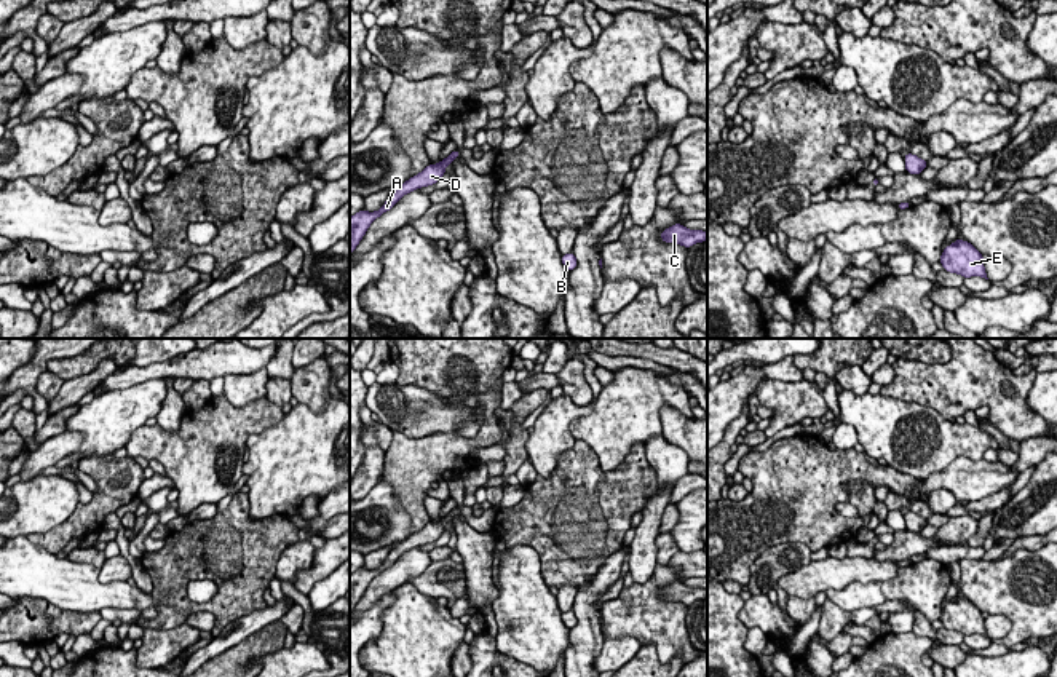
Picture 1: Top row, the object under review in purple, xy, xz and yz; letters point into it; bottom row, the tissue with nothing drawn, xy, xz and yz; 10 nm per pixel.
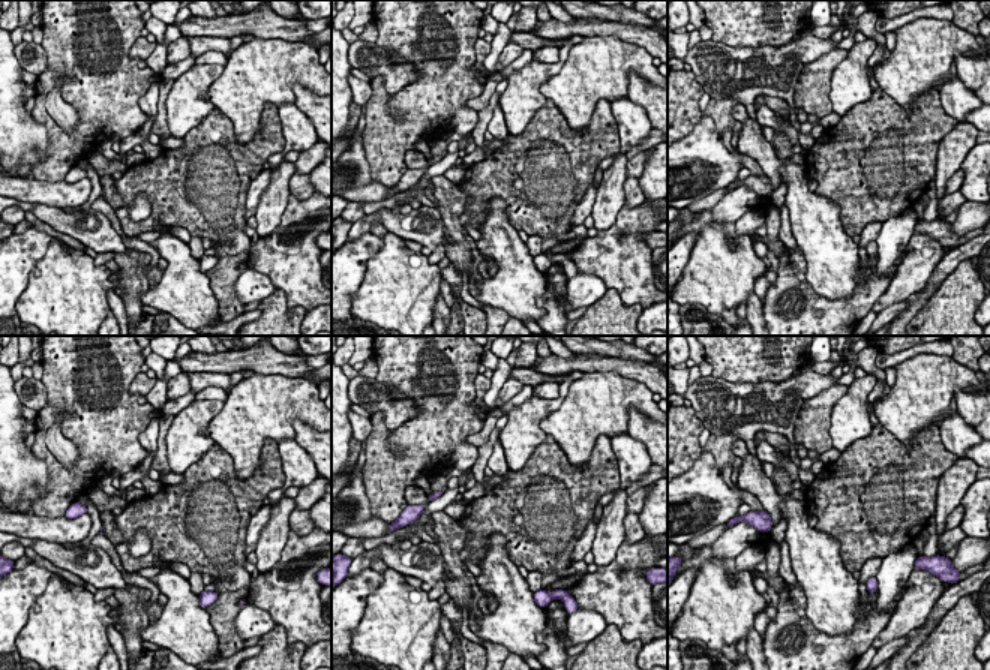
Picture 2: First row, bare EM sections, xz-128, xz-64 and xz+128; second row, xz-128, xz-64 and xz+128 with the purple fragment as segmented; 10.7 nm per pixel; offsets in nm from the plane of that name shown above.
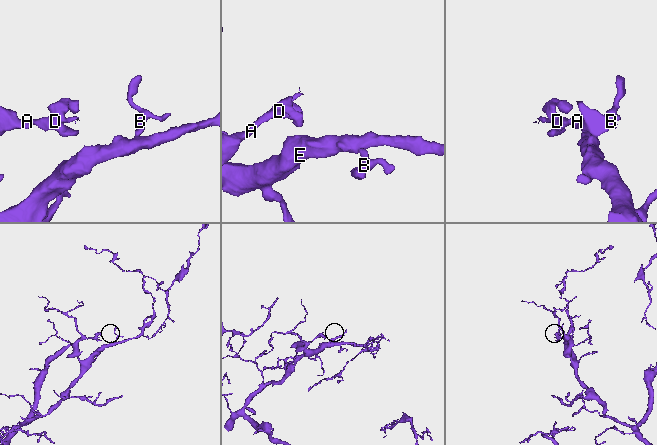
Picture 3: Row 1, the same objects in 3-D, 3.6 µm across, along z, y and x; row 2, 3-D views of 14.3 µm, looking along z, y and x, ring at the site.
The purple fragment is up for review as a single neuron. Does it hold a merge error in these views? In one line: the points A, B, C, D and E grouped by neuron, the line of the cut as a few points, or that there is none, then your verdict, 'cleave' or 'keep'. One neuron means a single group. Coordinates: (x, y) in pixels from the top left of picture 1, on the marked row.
groups A B C D E; cut none; keep

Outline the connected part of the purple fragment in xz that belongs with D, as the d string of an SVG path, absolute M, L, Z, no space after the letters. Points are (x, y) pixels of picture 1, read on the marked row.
M453 150L445 160L441 160L437 164L428 164L420 174L412 176L409 180L401 184L394 192L390 193L385 204L375 211L359 211L350 217L350 254L356 249L362 236L366 235L370 224L380 217L383 212L390 211L406 193L410 193L417 188L434 185L445 172L445 166L460 156L458 150Z

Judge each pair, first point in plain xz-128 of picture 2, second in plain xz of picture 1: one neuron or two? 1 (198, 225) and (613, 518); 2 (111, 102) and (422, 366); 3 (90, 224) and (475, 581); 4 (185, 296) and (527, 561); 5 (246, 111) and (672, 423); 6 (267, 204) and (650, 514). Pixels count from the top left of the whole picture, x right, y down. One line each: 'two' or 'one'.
1: one
2: one
3: two
4: one
5: two
6: one

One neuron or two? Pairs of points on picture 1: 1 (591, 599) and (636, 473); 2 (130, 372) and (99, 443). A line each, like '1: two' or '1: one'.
1: two
2: two

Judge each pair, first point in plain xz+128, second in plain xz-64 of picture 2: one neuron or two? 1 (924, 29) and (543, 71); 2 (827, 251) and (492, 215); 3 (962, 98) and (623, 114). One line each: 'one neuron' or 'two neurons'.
1: two neurons
2: one neuron
3: one neuron

